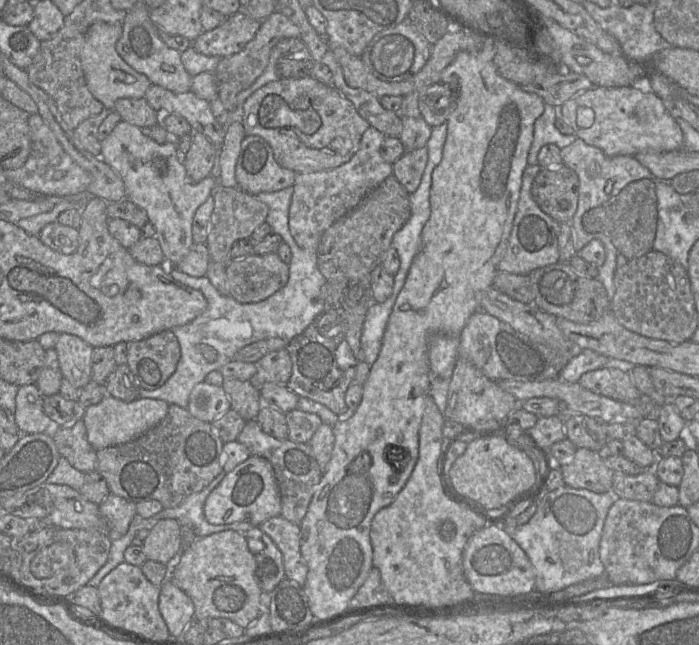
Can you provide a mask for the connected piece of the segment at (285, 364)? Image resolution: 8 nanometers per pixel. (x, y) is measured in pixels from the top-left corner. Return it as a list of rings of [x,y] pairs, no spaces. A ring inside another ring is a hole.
[[[285,348],[264,355],[255,365],[257,371],[249,381],[257,389],[265,383],[286,385],[292,373],[291,358]]]

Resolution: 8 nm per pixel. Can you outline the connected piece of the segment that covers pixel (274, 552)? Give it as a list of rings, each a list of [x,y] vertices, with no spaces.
[[[260,527],[244,533],[248,548],[256,559],[256,580],[264,593],[271,593],[285,578],[283,555]]]

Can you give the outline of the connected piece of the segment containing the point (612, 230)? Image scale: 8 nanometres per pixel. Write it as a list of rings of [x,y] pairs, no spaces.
[[[648,178],[628,184],[618,195],[601,206],[588,210],[582,217],[582,226],[586,232],[605,234],[618,252],[629,260],[652,250],[657,223],[656,180]]]

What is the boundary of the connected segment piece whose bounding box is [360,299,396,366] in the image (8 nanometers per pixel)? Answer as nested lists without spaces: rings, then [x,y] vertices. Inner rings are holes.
[[[396,299],[372,302],[368,307],[360,338],[361,359],[372,365],[381,350],[384,332]]]

